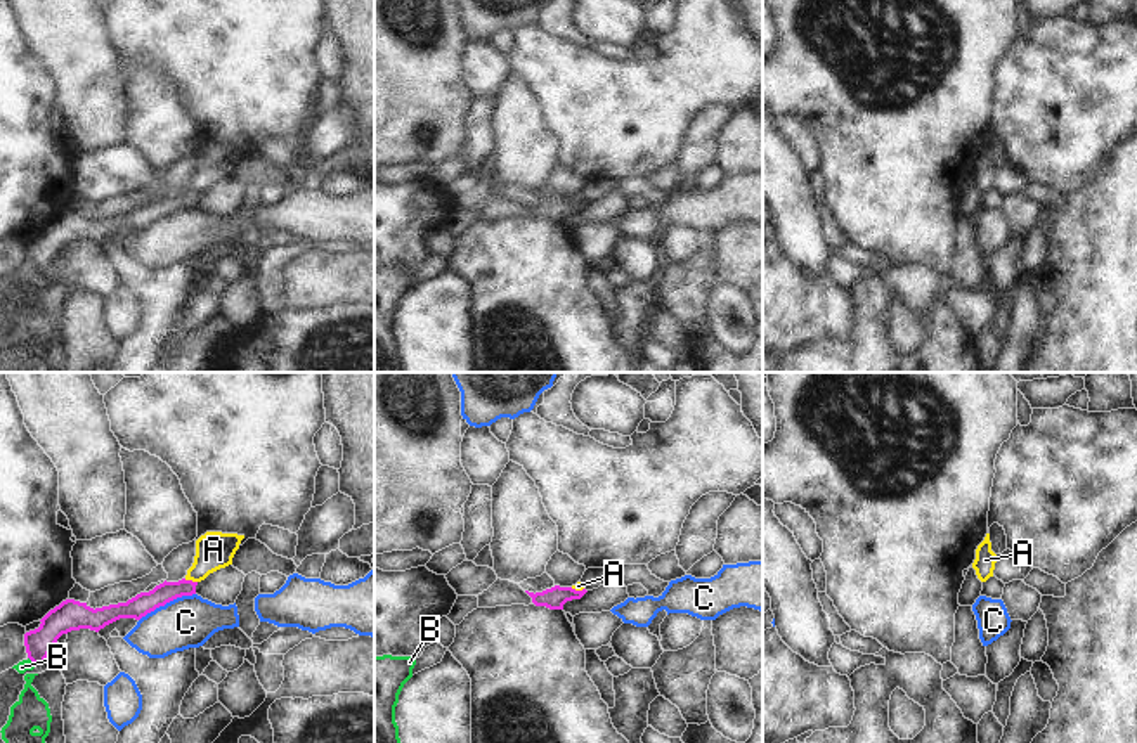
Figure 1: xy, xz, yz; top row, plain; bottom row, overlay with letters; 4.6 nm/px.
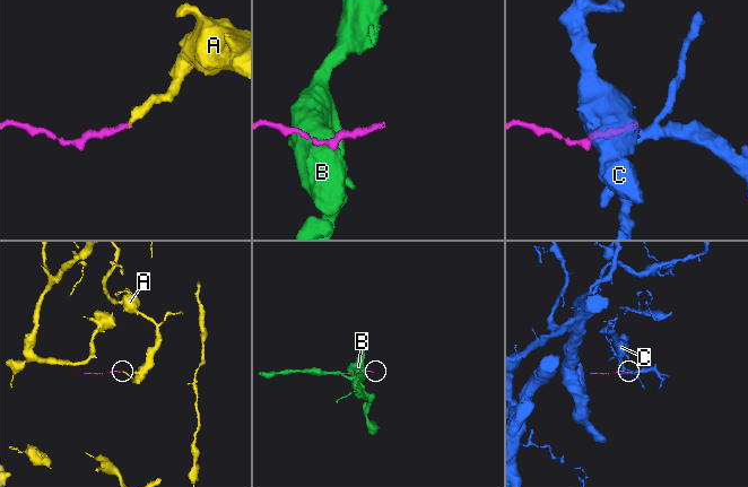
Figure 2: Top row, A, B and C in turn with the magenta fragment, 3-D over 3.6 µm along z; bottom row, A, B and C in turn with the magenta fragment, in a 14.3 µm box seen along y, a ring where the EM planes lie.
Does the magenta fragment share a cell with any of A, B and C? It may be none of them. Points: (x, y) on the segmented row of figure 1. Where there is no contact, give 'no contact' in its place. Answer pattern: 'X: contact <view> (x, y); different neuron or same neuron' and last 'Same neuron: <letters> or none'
A: contact xy (191, 581); same neuron
B: contact xy (32, 660); different neuron
C: contact xy (167, 601); different neuron
Same neuron: A

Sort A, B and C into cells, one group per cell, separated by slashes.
A / B / C

